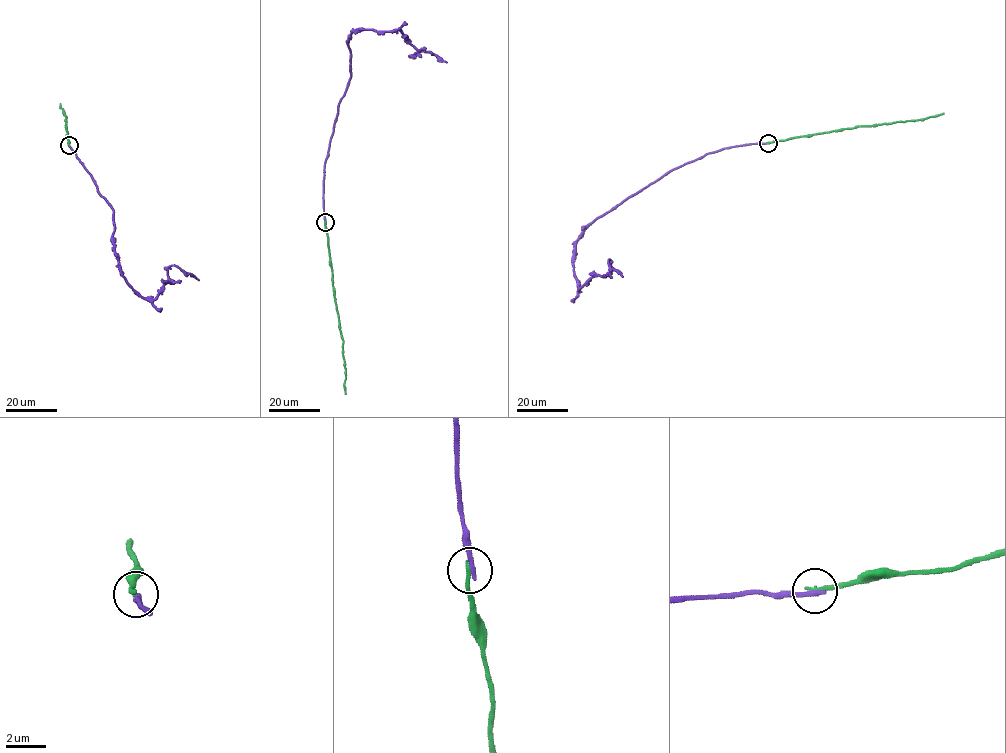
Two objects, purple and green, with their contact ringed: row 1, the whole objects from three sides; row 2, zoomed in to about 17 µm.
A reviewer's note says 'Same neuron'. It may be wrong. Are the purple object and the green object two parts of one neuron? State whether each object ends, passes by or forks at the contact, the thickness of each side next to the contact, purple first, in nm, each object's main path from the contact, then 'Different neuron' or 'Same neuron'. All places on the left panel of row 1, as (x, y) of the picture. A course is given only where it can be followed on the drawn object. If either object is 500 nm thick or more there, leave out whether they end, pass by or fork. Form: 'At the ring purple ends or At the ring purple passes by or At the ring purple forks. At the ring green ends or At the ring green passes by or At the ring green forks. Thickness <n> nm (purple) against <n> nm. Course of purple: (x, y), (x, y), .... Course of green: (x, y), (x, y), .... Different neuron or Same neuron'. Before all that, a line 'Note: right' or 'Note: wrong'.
Note: wrong
At the ring purple ends. At the ring green ends. Thickness 280 nm (purple) against 200 nm. Course of purple: (69, 145), (113, 209), (115, 253), (126, 282), (153, 299), (172, 282), (171, 266), (198, 280). Course of green: (69, 145), (64, 120), (67, 117), (60, 104). Different neuron

